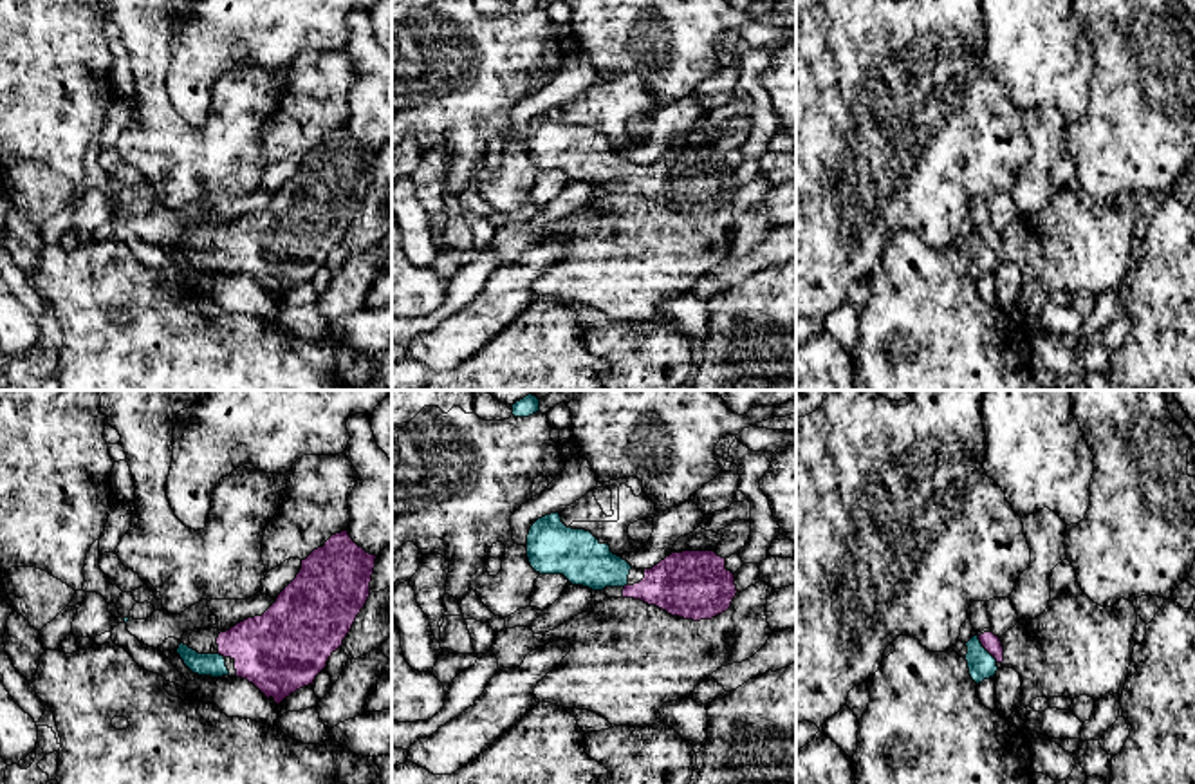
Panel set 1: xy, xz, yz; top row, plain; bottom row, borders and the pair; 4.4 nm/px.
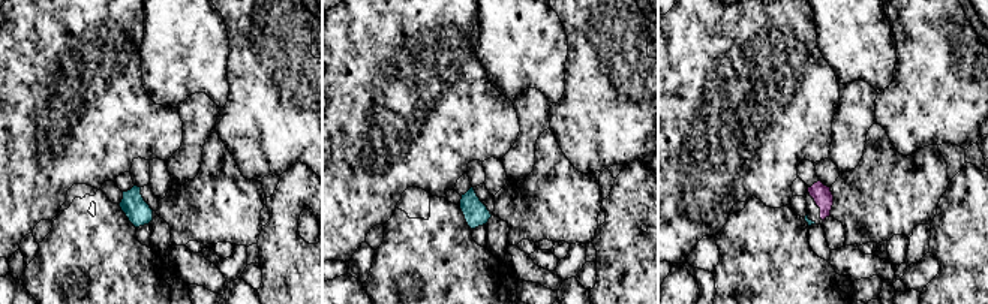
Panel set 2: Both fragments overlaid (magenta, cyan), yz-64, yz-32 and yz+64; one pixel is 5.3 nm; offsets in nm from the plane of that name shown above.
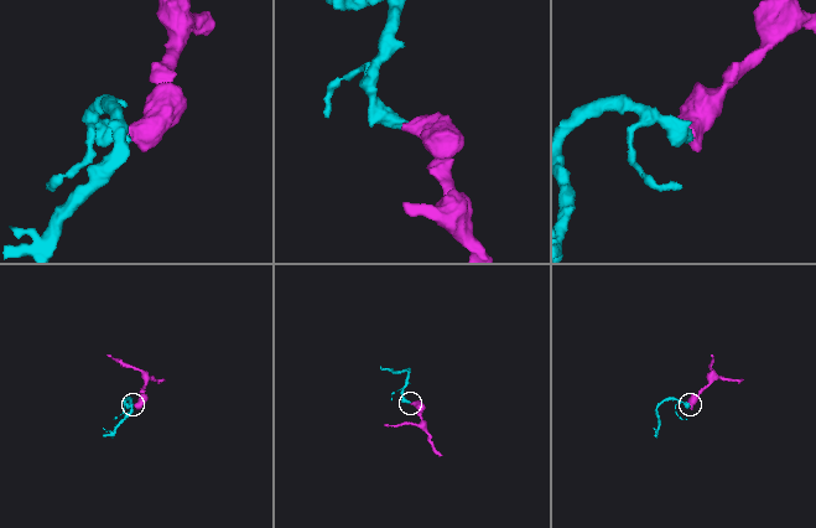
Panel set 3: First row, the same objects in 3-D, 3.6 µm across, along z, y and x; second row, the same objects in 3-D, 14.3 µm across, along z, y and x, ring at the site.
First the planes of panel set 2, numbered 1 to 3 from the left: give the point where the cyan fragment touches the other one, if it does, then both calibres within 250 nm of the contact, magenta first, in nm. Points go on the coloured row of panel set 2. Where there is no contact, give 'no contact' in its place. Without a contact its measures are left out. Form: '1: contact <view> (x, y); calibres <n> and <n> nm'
1: no contact
2: no contact
3: no contact

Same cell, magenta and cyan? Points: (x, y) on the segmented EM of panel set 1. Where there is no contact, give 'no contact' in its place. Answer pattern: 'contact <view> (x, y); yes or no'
contact yz (984, 647); yes

